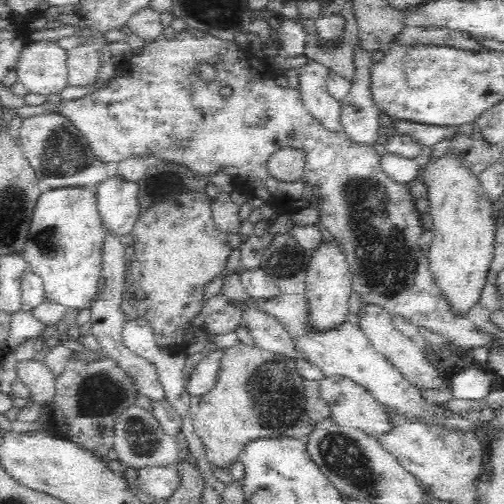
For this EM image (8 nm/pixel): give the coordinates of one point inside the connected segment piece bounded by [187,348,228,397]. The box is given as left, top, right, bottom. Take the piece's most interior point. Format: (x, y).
(203, 378)

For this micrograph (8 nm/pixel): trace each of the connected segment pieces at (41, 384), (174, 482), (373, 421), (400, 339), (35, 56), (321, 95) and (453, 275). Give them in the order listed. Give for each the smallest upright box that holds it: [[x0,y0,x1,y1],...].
[[17,360,55,408],[139,460,181,500],[321,378,396,440],[358,304,451,392],[15,41,70,97],[299,60,345,136],[422,155,495,320]]

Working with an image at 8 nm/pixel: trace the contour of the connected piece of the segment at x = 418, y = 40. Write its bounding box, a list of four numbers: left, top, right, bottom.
[397,26,494,52]

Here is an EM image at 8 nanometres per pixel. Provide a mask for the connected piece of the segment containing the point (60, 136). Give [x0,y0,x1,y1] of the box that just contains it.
[19,114,108,190]

